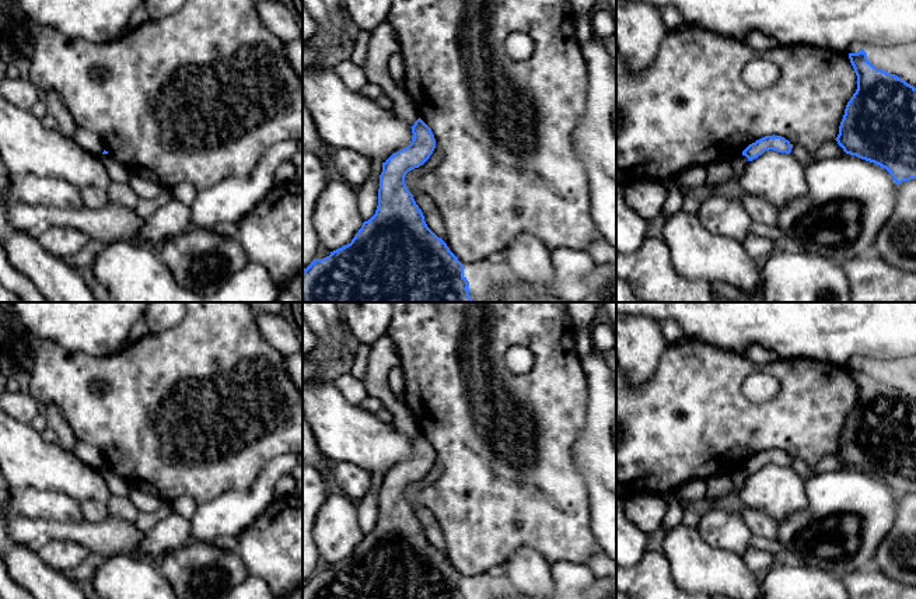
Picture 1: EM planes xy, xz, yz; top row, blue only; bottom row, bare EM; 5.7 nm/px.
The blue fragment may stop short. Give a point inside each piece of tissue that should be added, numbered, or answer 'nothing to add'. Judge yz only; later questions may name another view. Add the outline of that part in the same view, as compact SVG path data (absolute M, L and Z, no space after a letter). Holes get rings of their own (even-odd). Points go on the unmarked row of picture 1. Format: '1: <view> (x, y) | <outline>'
1: yz (738, 476) | M742 467L731 473L734 481L734 493L738 493L744 487L744 483L748 476L749 476L748 472Z

